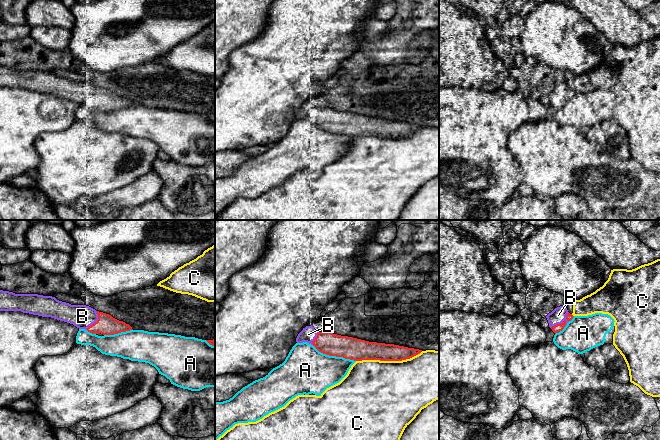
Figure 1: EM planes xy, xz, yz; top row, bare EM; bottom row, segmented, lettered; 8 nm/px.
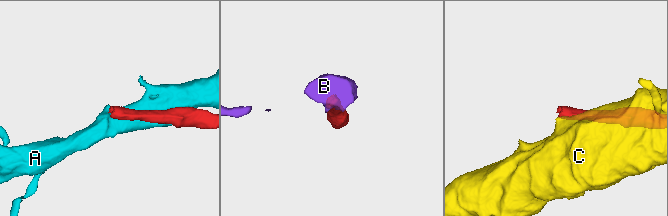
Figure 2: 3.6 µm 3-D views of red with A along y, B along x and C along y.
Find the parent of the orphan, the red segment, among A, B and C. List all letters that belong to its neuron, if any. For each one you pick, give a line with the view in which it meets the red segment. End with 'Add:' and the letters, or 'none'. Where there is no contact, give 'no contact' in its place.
B: contact in yz
Add: B

